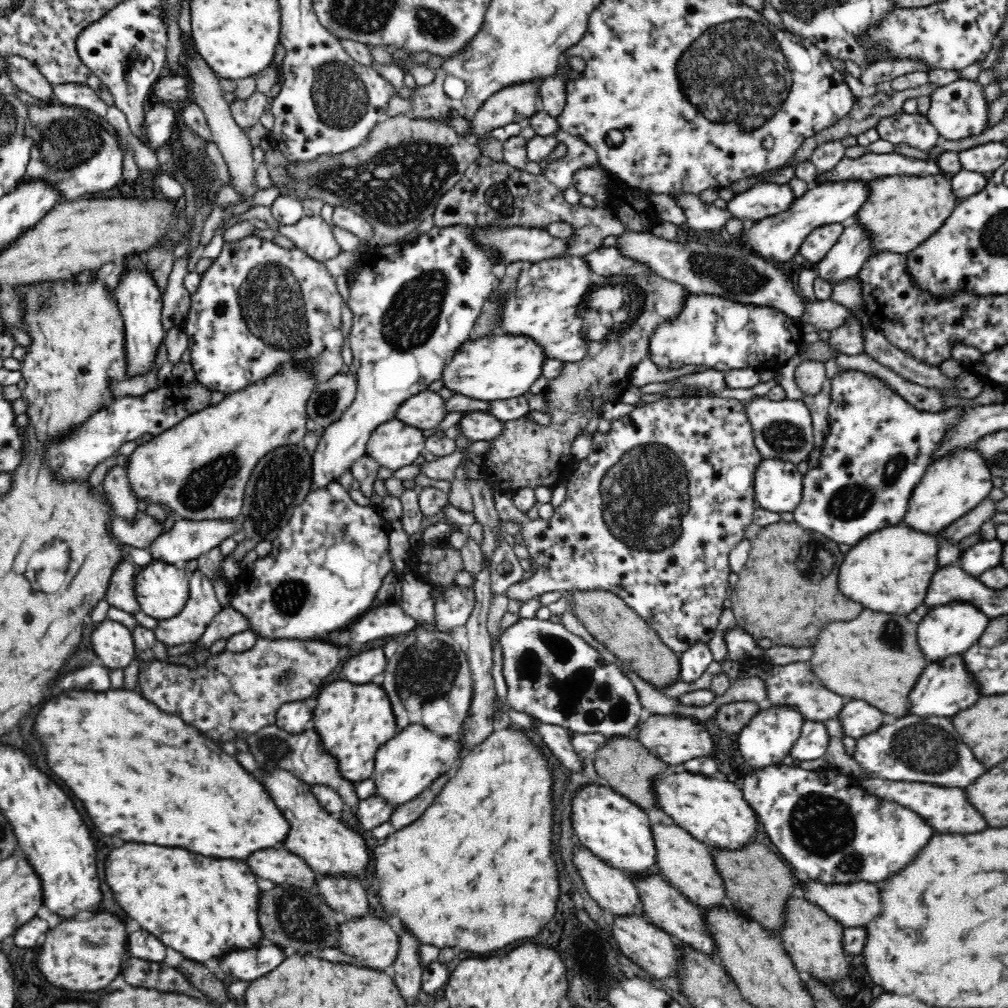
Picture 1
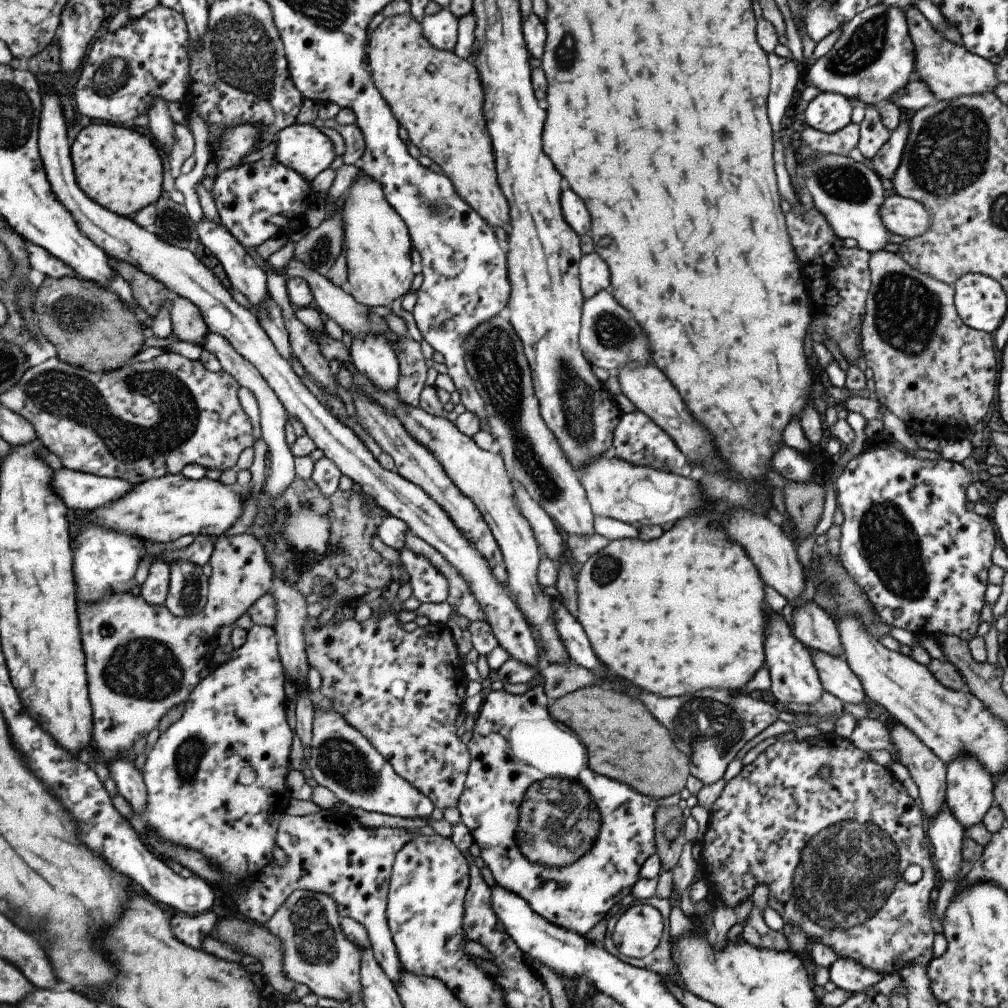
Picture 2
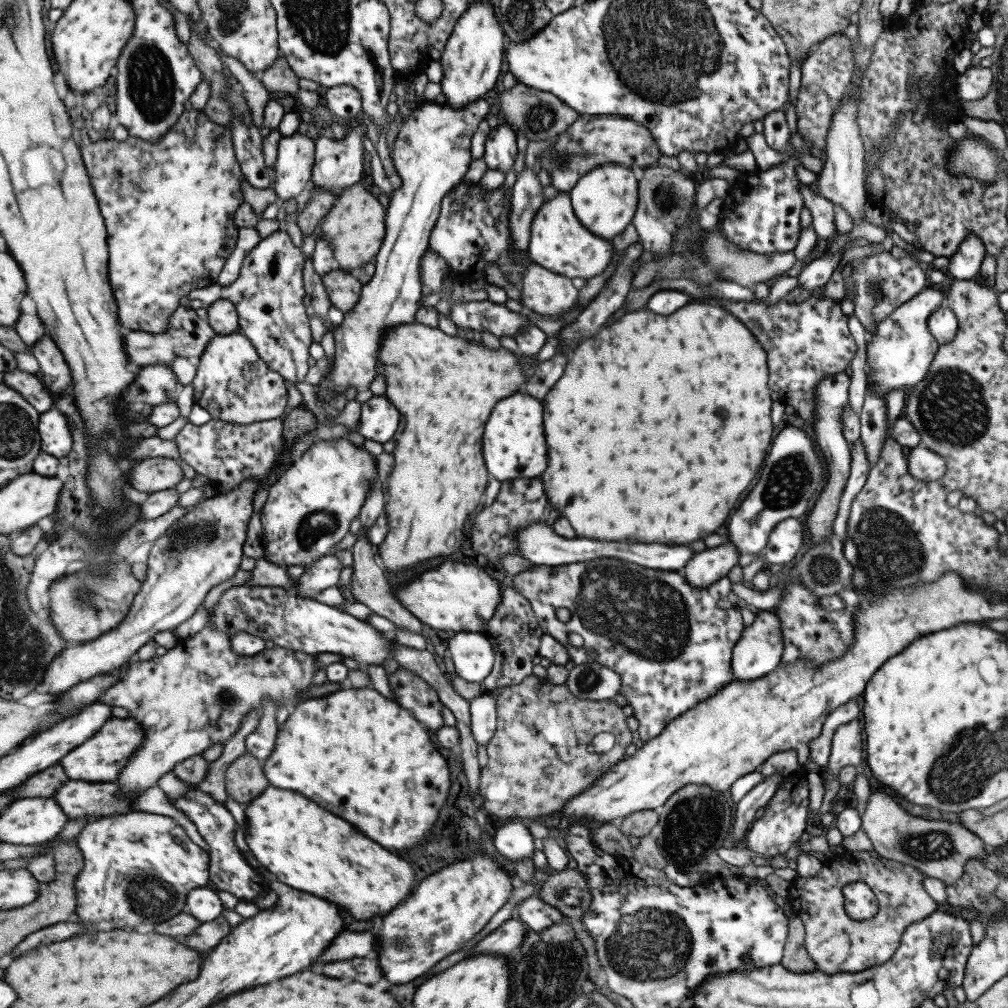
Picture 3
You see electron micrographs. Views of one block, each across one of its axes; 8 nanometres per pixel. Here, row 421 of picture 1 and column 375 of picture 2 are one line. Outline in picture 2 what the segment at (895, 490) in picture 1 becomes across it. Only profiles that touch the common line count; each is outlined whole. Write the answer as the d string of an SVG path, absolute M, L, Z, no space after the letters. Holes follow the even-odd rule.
M321 809L319 812L301 817L285 813L282 820L280 820L276 834L276 844L286 852L288 862L284 866L278 866L276 860L273 859L268 866L264 866L256 874L256 878L250 878L250 880L238 884L236 892L223 893L236 904L238 910L244 916L260 925L267 923L295 890L310 890L310 892L330 896L337 904L339 916L350 916L350 918L365 926L372 944L373 954L378 964L380 964L380 968L383 968L386 976L390 978L393 984L398 984L403 965L398 958L392 933L388 926L387 896L396 854L404 848L404 844L408 844L416 836L420 836L420 833L410 832L410 829L406 830L404 828L366 828L360 825L353 816L347 817L335 812L333 809Z

